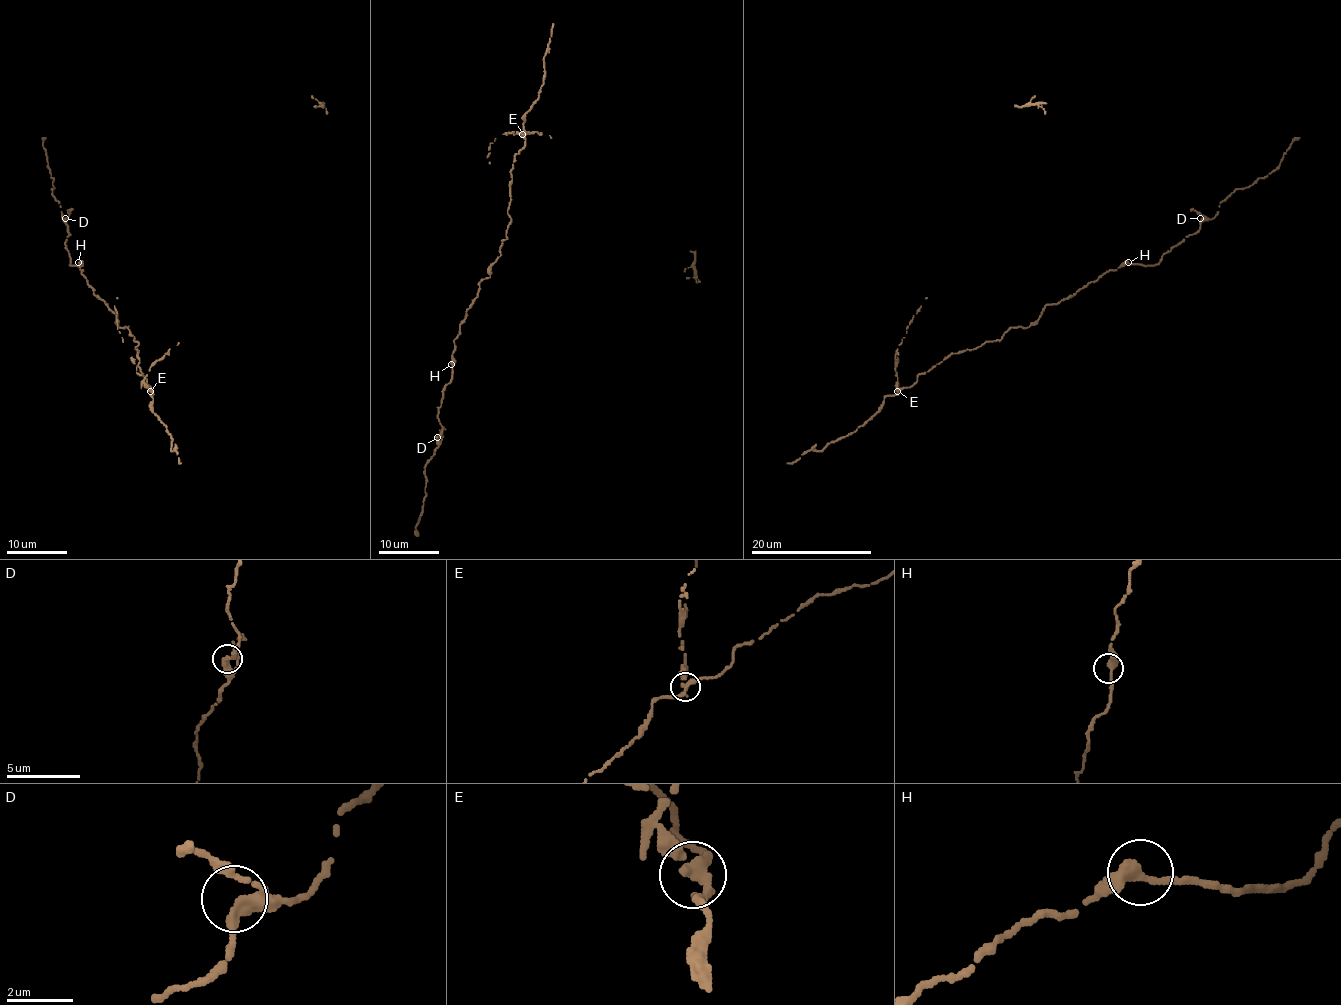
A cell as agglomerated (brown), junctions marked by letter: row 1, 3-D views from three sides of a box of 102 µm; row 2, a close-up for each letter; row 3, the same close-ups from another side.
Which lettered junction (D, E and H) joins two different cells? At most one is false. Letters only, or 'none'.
E

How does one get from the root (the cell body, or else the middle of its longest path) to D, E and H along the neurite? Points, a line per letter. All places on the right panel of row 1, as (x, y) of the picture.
D: (1045, 307), (1069, 298), (1107, 271), (1125, 264), (1157, 264), (1164, 253), (1199, 229), (1200, 218)
E: (1045, 307), (1028, 327), (1010, 327), (1000, 339), (951, 353), (920, 374), (909, 387), (897, 391)
H: (1045, 307), (1069, 298), (1107, 271), (1128, 262)

